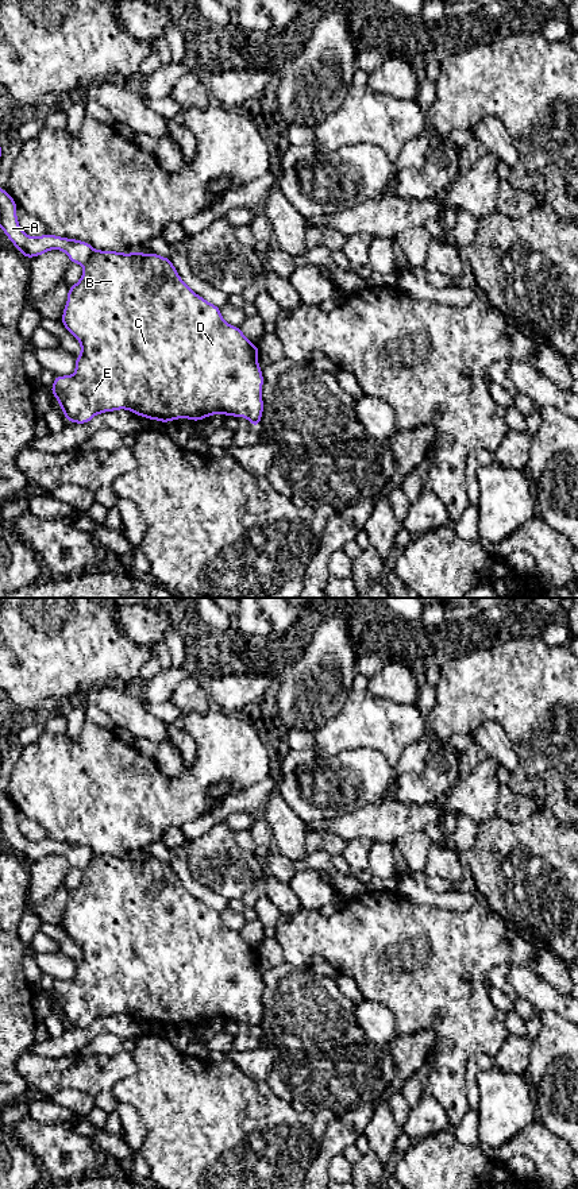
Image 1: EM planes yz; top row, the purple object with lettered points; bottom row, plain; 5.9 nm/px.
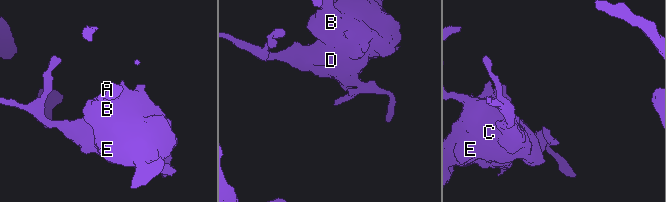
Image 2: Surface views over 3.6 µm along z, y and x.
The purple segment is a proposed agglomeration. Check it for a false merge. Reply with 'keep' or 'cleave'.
cleave

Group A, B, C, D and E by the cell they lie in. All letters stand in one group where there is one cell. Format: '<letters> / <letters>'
A / B C D E

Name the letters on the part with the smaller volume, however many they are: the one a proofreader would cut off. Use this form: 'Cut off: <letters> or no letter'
Cut off: B, C, D, E

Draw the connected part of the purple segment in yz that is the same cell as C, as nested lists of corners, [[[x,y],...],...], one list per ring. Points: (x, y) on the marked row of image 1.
[[[95,250],[89,260],[84,265],[84,273],[80,281],[69,287],[68,302],[63,308],[61,323],[80,341],[81,355],[76,356],[76,371],[73,375],[57,375],[51,387],[51,394],[58,399],[59,406],[68,422],[86,424],[96,414],[127,409],[134,414],[149,420],[158,420],[163,424],[177,418],[190,418],[199,421],[212,414],[226,414],[247,418],[253,426],[258,426],[262,418],[262,368],[258,366],[259,348],[255,347],[240,331],[239,327],[231,327],[223,320],[220,308],[209,304],[201,296],[197,296],[178,275],[169,258],[154,252],[142,254],[134,251],[123,254],[116,251]]]

